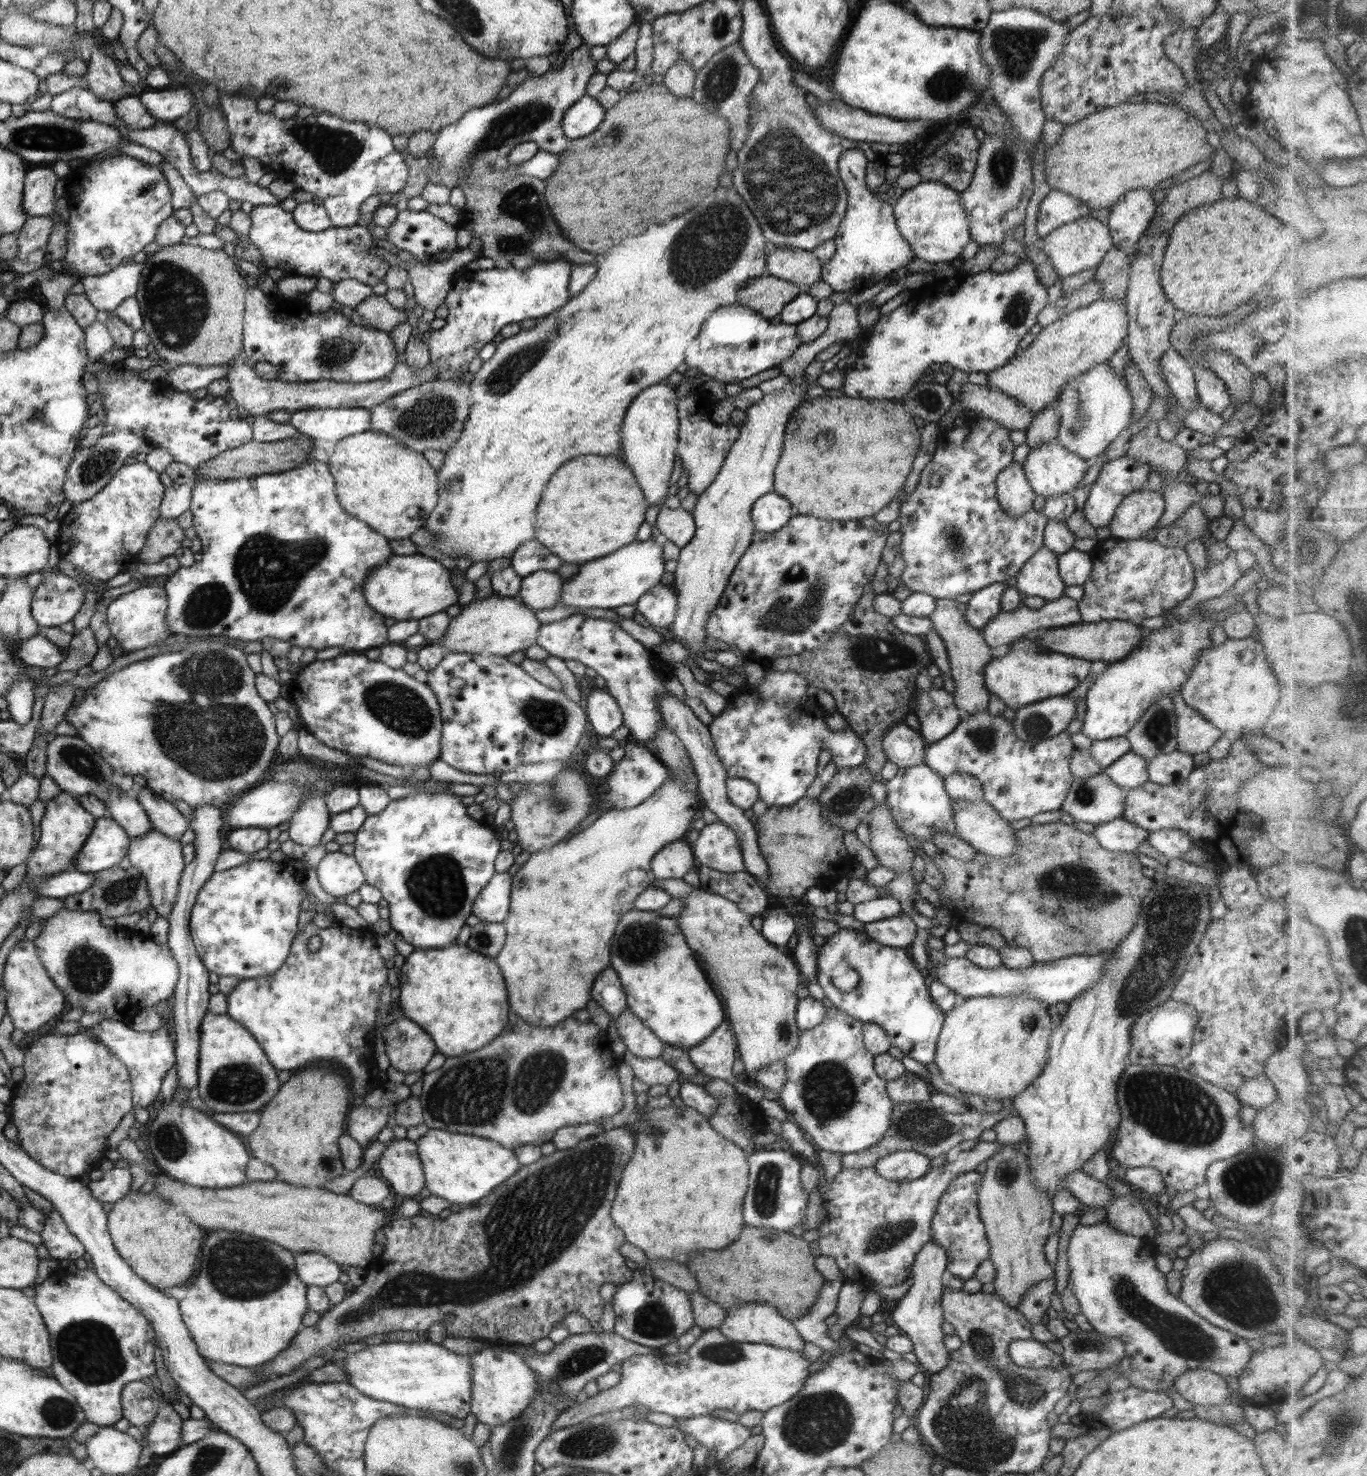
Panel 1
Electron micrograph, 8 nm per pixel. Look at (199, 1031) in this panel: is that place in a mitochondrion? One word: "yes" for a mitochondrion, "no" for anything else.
no

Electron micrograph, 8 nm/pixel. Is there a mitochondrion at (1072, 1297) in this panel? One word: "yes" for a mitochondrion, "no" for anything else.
no

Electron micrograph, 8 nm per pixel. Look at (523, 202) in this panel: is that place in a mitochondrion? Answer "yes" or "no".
yes

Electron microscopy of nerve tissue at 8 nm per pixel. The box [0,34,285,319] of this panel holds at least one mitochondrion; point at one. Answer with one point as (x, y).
(45, 135)

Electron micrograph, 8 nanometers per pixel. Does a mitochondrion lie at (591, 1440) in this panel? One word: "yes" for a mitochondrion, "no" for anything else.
yes

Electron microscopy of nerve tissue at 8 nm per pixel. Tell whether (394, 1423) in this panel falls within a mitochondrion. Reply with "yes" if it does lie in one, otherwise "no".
no

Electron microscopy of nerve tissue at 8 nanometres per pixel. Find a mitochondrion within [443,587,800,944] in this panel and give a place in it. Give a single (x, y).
(549, 718)

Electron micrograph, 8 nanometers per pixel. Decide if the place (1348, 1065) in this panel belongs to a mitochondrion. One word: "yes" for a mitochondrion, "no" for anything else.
no

